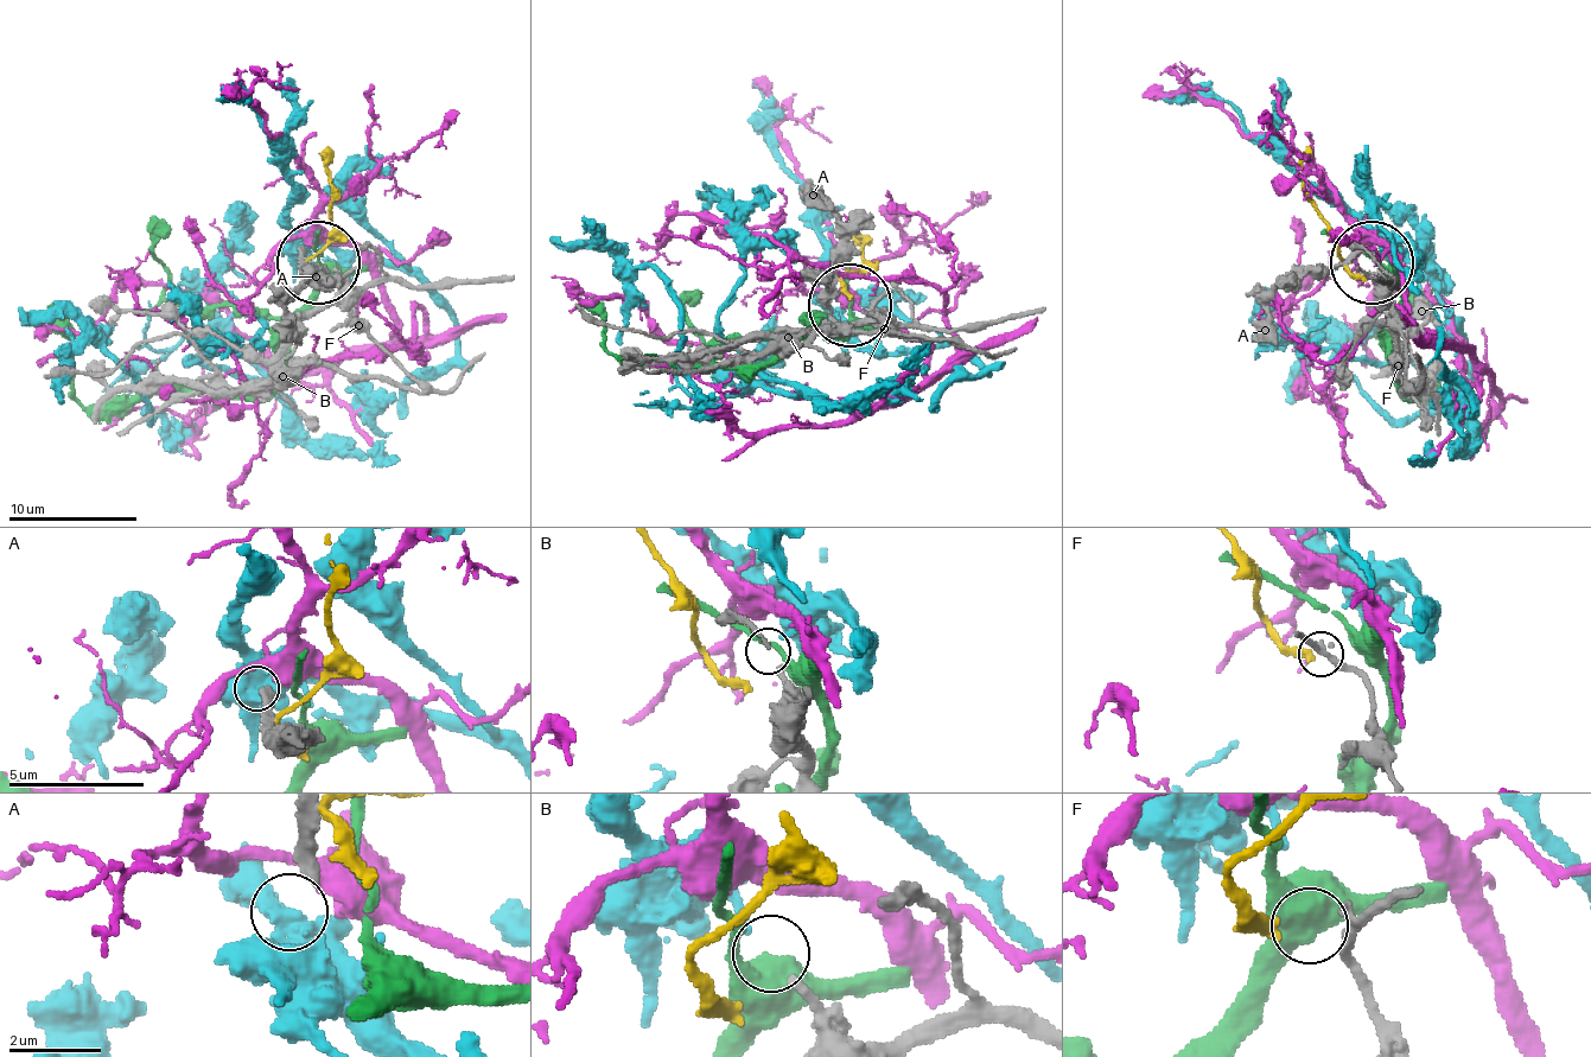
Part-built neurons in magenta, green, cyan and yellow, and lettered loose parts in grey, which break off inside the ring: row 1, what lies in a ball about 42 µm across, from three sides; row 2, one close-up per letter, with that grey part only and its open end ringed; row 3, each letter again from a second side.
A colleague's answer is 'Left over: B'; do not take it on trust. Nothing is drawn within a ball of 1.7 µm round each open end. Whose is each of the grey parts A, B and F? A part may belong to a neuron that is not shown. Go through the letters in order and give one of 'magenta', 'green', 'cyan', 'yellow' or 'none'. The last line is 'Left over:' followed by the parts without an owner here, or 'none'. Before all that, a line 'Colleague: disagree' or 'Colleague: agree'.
Colleague: agree
A: cyan
B: none
F: yellow
Left over: B

